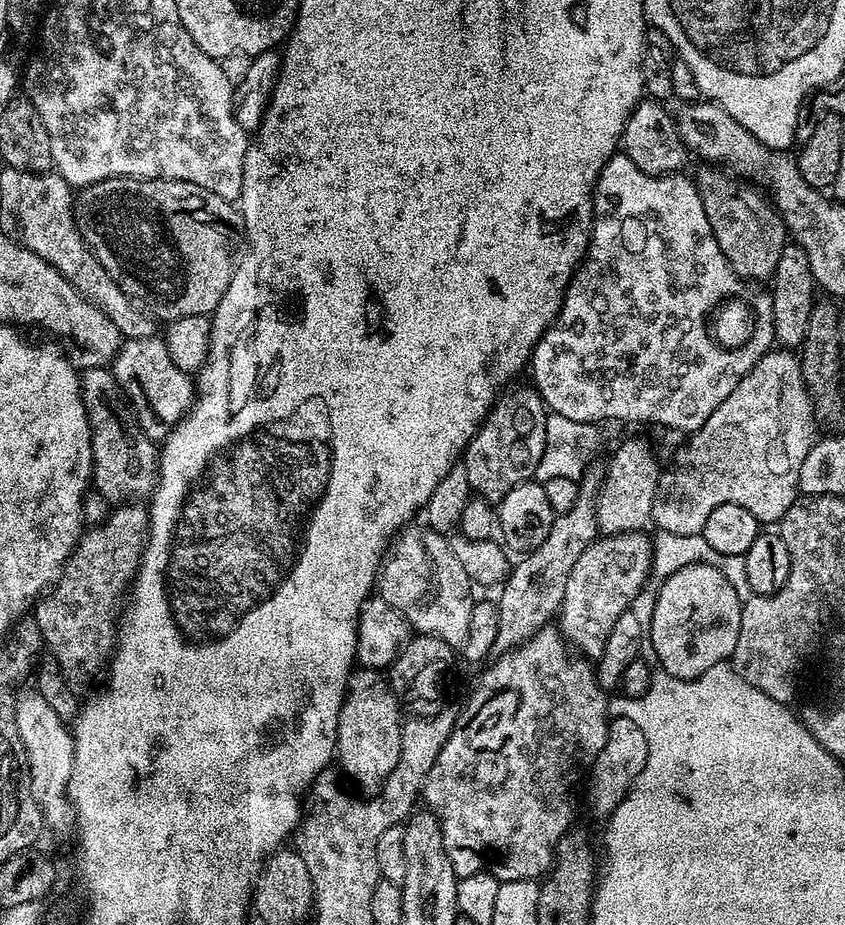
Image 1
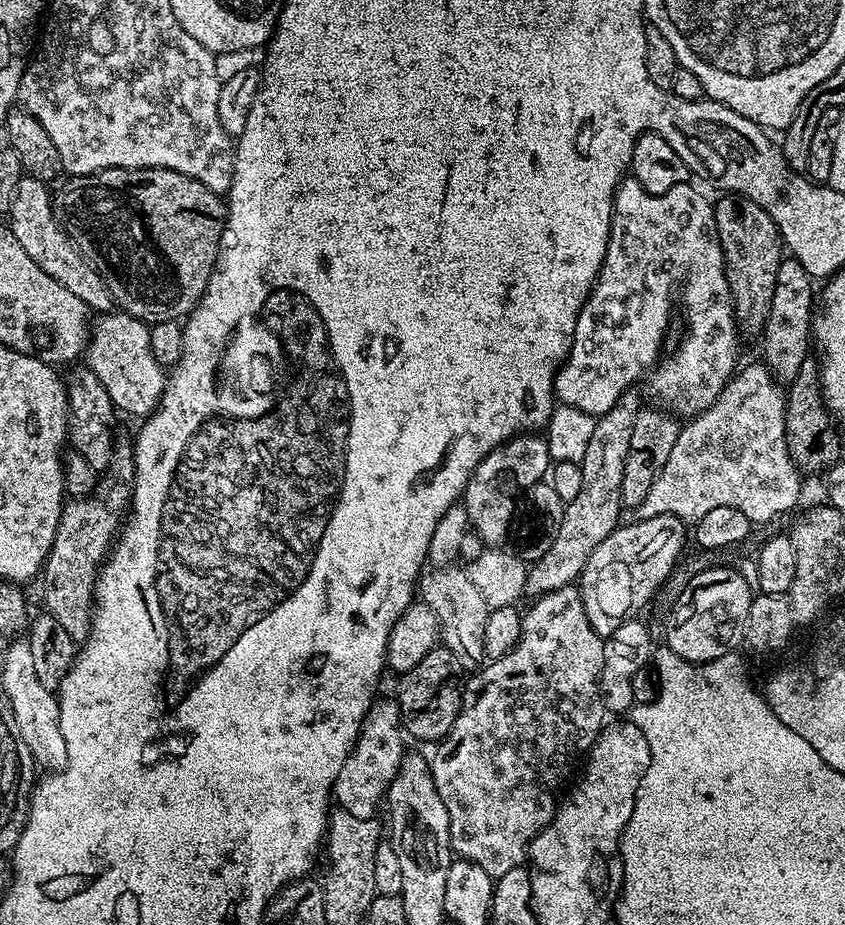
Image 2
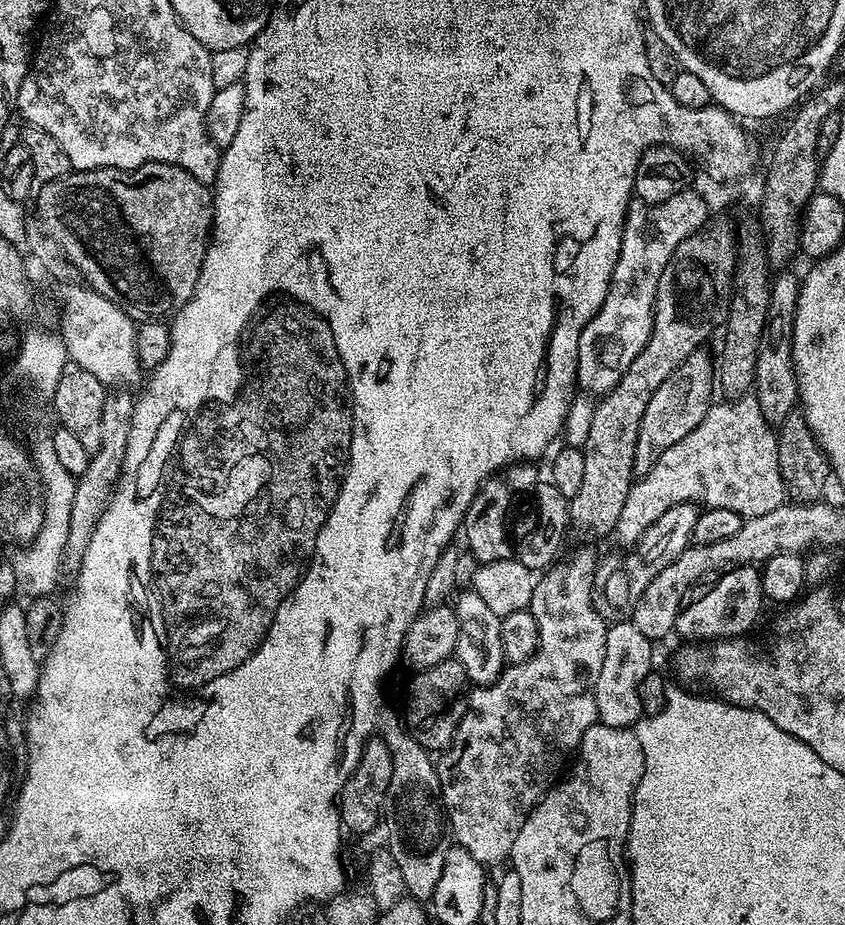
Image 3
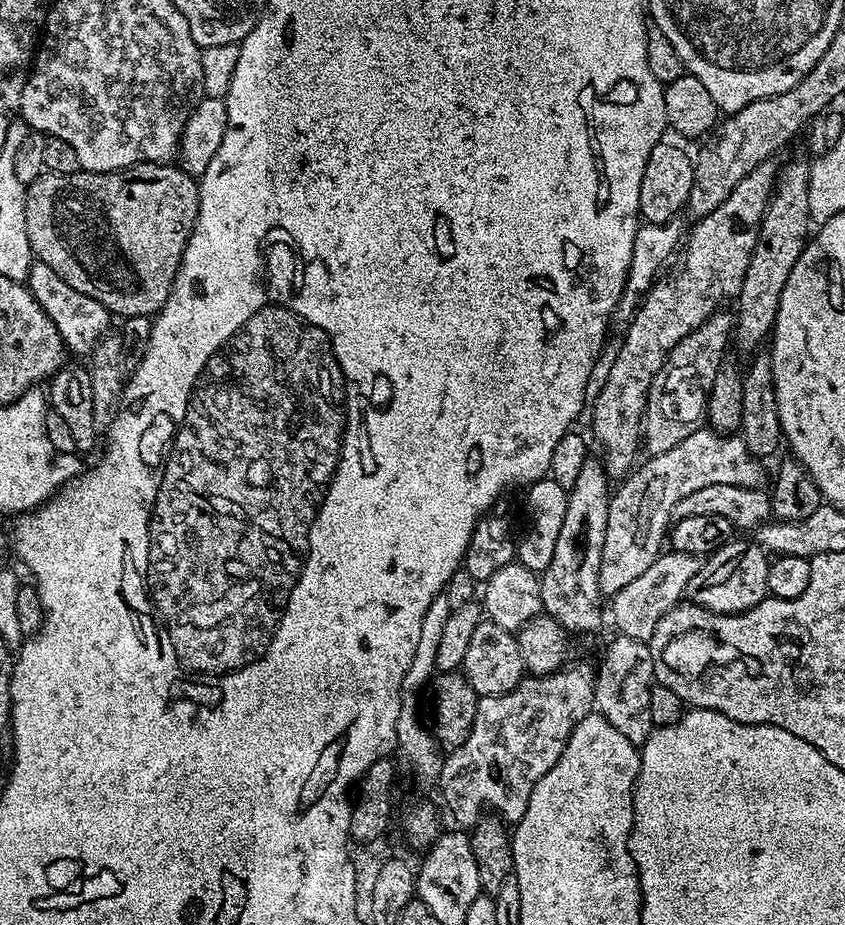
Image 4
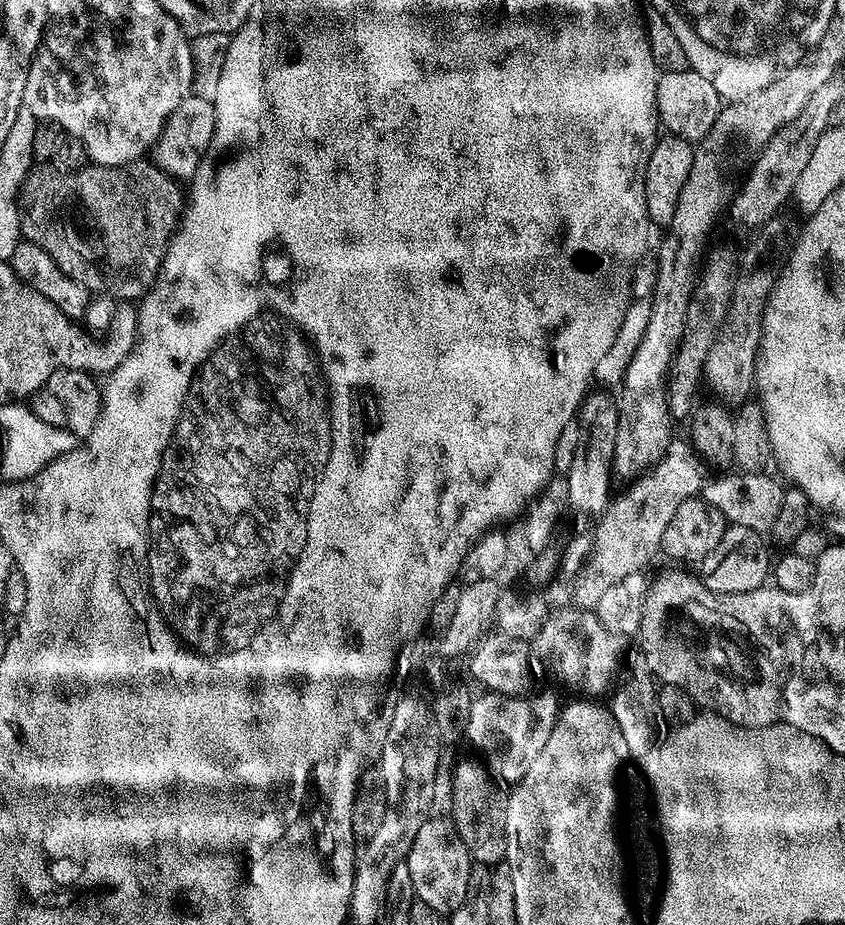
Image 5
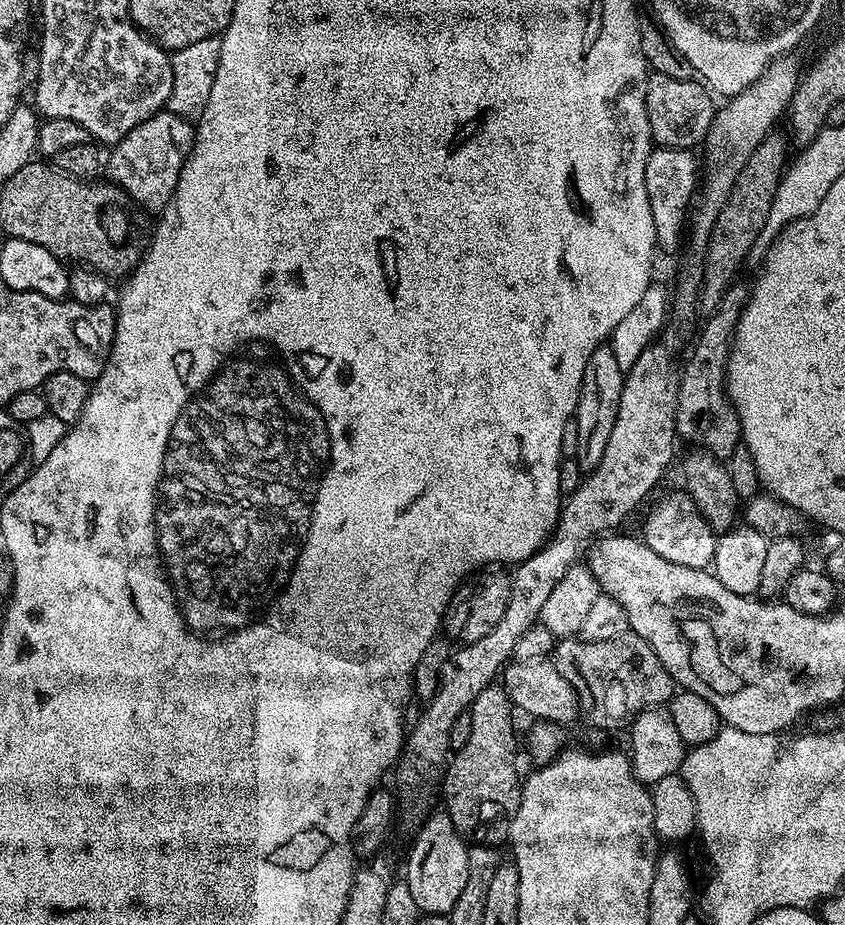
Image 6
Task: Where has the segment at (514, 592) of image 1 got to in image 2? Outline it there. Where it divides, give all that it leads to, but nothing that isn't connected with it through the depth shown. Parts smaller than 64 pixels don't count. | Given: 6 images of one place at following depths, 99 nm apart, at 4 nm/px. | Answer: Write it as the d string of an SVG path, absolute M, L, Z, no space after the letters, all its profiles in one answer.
M629 390L620 395L620 400L610 410L596 417L594 434L586 446L586 454L579 465L582 470L582 490L578 498L567 501L564 506L564 517L558 526L555 536L551 537L552 545L540 560L528 568L523 595L528 598L544 596L550 590L573 583L580 571L586 566L590 554L621 523L620 508L622 498L622 473L626 471L626 453L630 450L630 437L634 431L634 418L642 411L642 403Z

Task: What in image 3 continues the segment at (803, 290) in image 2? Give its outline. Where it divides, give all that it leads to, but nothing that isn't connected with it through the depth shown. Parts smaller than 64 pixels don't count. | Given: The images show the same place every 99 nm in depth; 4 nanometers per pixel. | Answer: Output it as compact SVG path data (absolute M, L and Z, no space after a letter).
M780 270L777 271L780 273L775 273L770 290L770 310L766 314L766 326L762 330L762 342L758 342L758 366L756 367L754 395L758 406L762 406L762 414L766 418L766 422L773 426L779 426L798 404L796 367L792 361L792 335L794 334L794 314L796 313L796 303L800 293L801 277L788 271L792 270Z

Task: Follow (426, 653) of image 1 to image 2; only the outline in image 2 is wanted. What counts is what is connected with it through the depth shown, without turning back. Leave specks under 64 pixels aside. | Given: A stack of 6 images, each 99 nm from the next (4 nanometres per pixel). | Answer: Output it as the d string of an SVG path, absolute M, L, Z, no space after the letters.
M437 646L414 666L414 670L399 677L394 699L400 705L400 722L409 737L416 740L439 742L448 735L449 730L460 713L462 699L462 680L456 677L458 661L456 653L447 646Z

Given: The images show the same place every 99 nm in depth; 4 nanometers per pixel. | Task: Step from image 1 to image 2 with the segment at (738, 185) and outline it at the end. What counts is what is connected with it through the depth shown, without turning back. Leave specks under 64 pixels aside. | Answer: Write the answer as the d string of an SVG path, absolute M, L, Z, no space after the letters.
M735 194L721 197L714 204L716 233L724 255L724 277L730 286L736 326L745 337L759 337L770 314L770 302L774 302L774 282L778 282L778 266L782 259L780 231L774 218L753 200Z

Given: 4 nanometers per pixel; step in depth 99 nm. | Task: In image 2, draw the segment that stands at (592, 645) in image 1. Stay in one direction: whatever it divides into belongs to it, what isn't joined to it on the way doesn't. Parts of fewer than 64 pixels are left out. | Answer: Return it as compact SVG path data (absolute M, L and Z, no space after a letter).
M671 512L645 520L637 519L635 523L621 523L606 539L598 542L594 554L590 554L586 566L580 571L578 577L582 606L586 606L586 618L601 638L614 634L614 630L618 630L622 622L637 619L641 615L640 611L651 602L652 595L659 588L663 589L667 585L668 577L678 566L676 558L684 546L685 521L678 519Z

